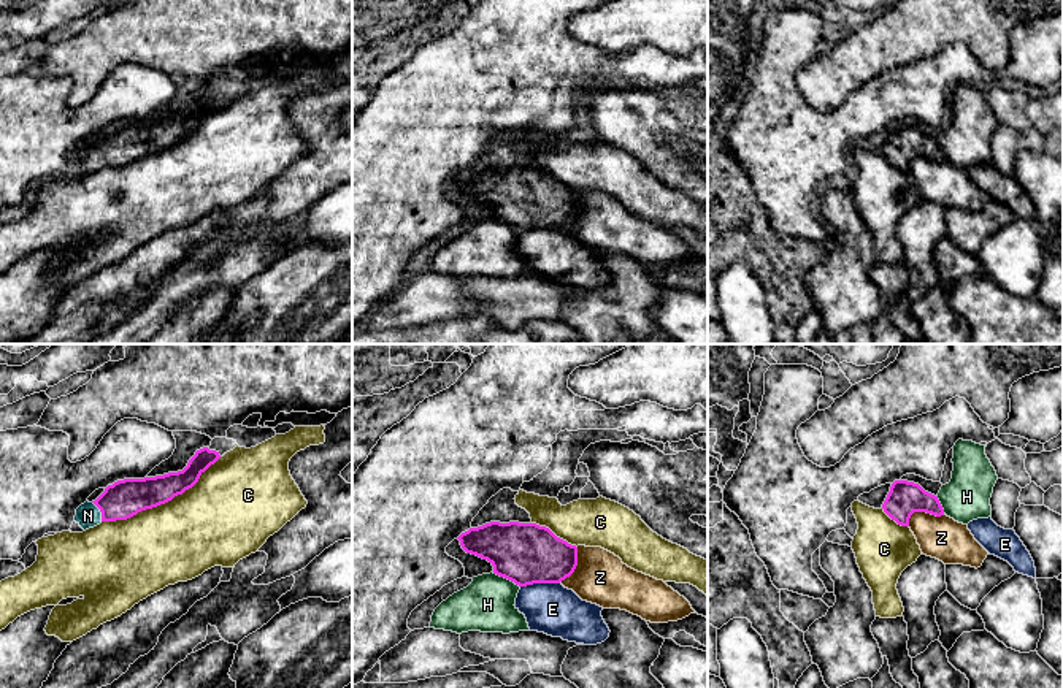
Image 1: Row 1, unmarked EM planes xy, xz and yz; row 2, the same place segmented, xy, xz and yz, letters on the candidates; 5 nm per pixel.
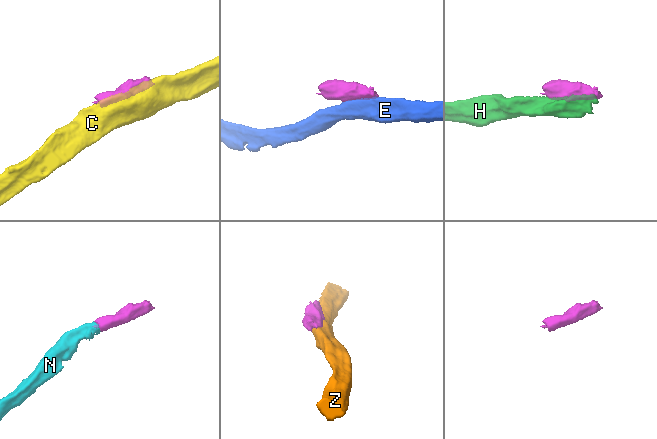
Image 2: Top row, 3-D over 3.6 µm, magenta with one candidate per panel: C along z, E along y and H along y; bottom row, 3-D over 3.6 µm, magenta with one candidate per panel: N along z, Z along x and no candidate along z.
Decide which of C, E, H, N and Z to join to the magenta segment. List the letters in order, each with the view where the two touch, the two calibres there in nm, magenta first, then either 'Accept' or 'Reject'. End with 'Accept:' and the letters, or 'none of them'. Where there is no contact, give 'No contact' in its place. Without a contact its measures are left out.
C: Touches magenta in xy. Thickness 190 nm (magenta) against 420 nm. Reject
E: Touches magenta in xz. Thickness 320 nm (magenta) against 260 nm. Reject
H: Touches magenta in xz. Thickness 320 nm (magenta) against 280 nm. Reject
N: Touches magenta in xy. Thickness 190 nm (magenta) against 120 nm. Accept
Z: Touches magenta in yz. Thickness 170 nm (magenta) against 220 nm. Reject
Accept: N

